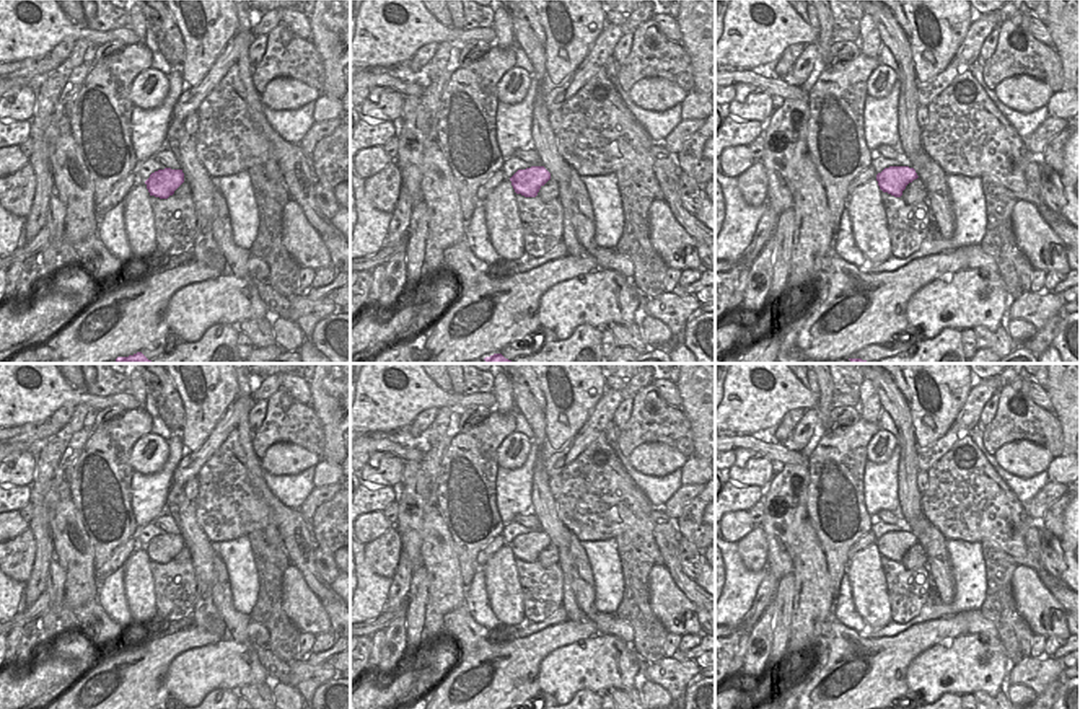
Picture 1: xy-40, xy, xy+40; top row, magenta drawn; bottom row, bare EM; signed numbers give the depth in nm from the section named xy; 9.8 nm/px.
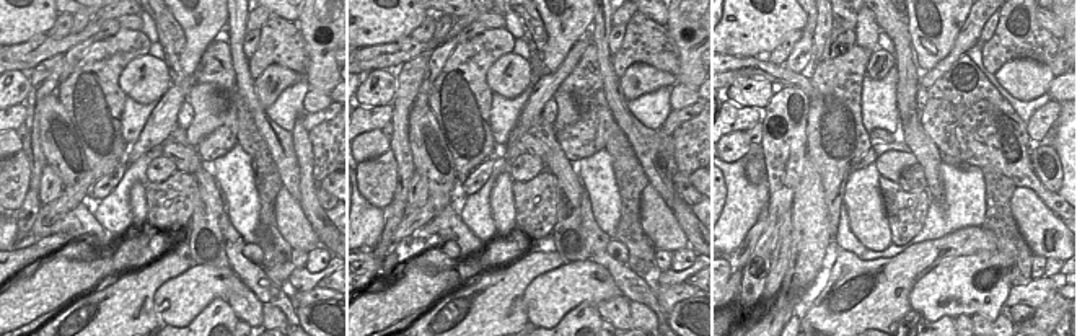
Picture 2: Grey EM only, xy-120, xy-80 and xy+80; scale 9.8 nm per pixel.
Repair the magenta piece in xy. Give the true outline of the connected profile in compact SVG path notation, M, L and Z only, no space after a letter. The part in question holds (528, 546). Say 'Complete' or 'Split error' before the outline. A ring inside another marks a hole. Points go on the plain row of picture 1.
Complete. M531 531L518 535L511 543L511 551L516 559L536 562L539 554L551 544L551 538L544 531Z

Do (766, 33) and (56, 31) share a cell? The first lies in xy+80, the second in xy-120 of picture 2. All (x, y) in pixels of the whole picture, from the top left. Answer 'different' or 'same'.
different

